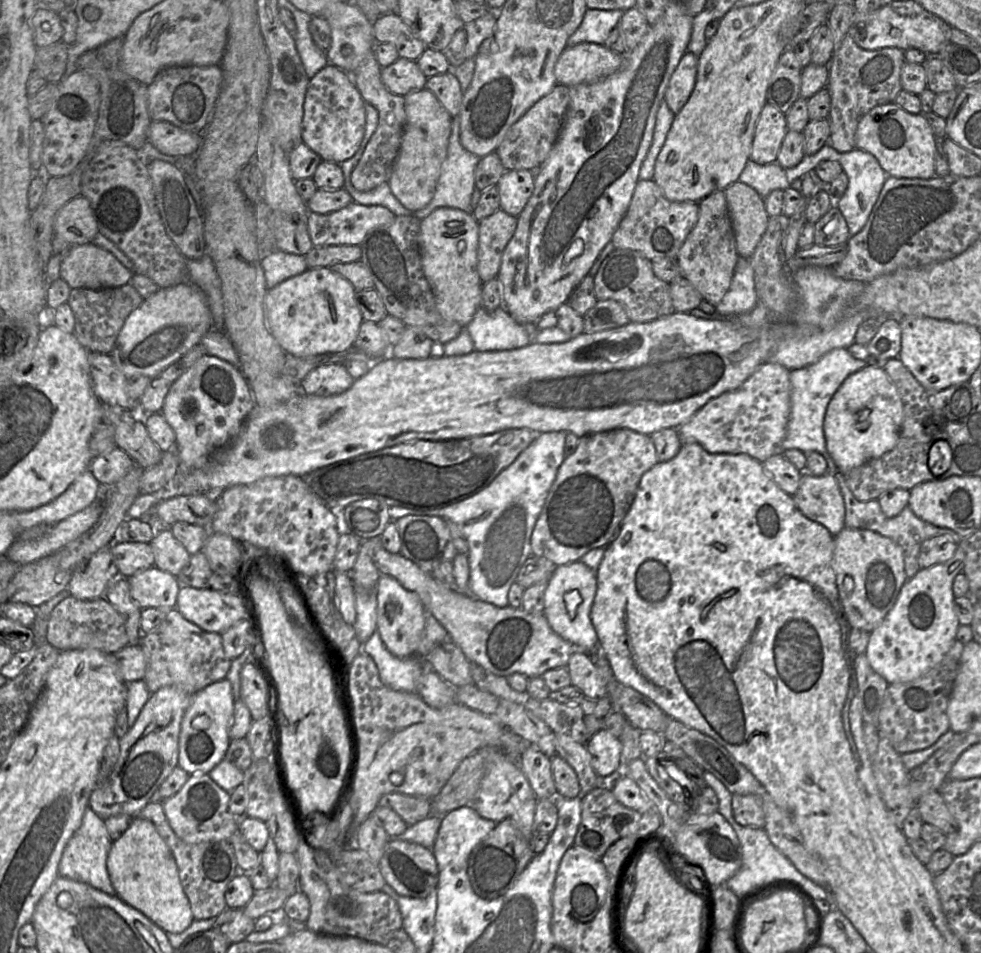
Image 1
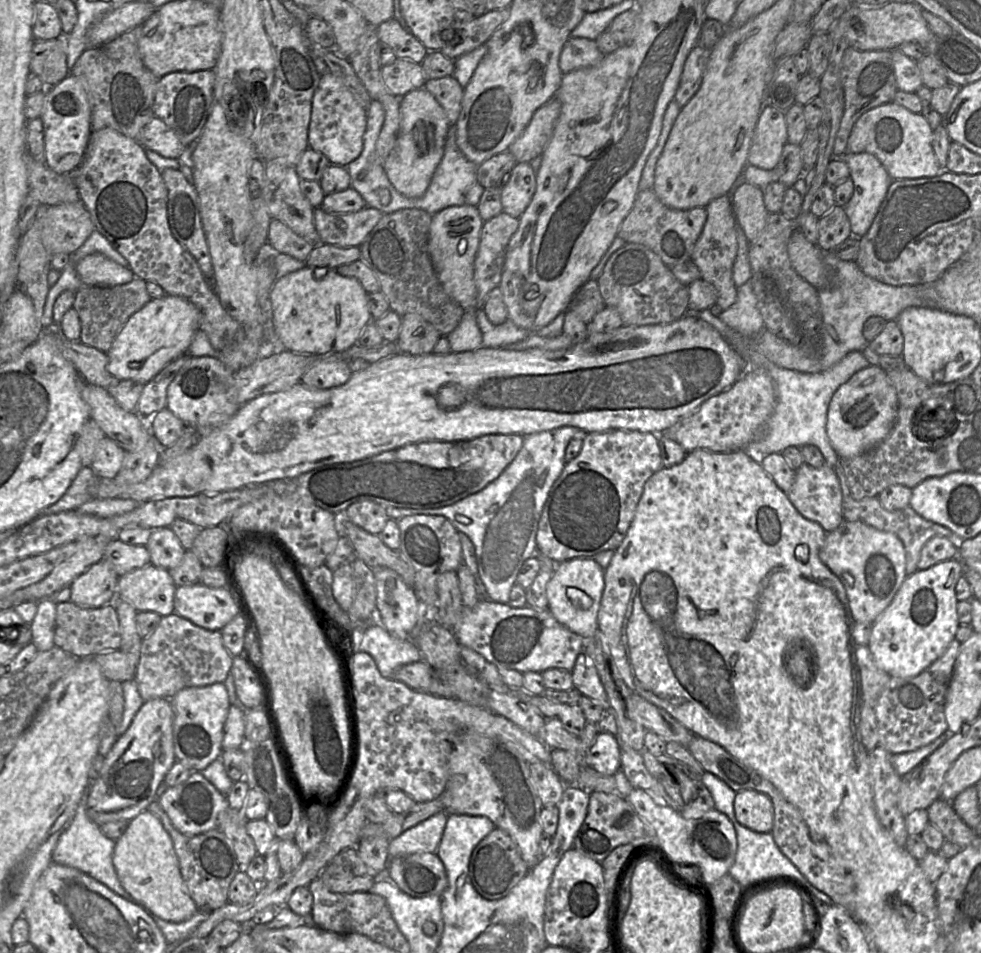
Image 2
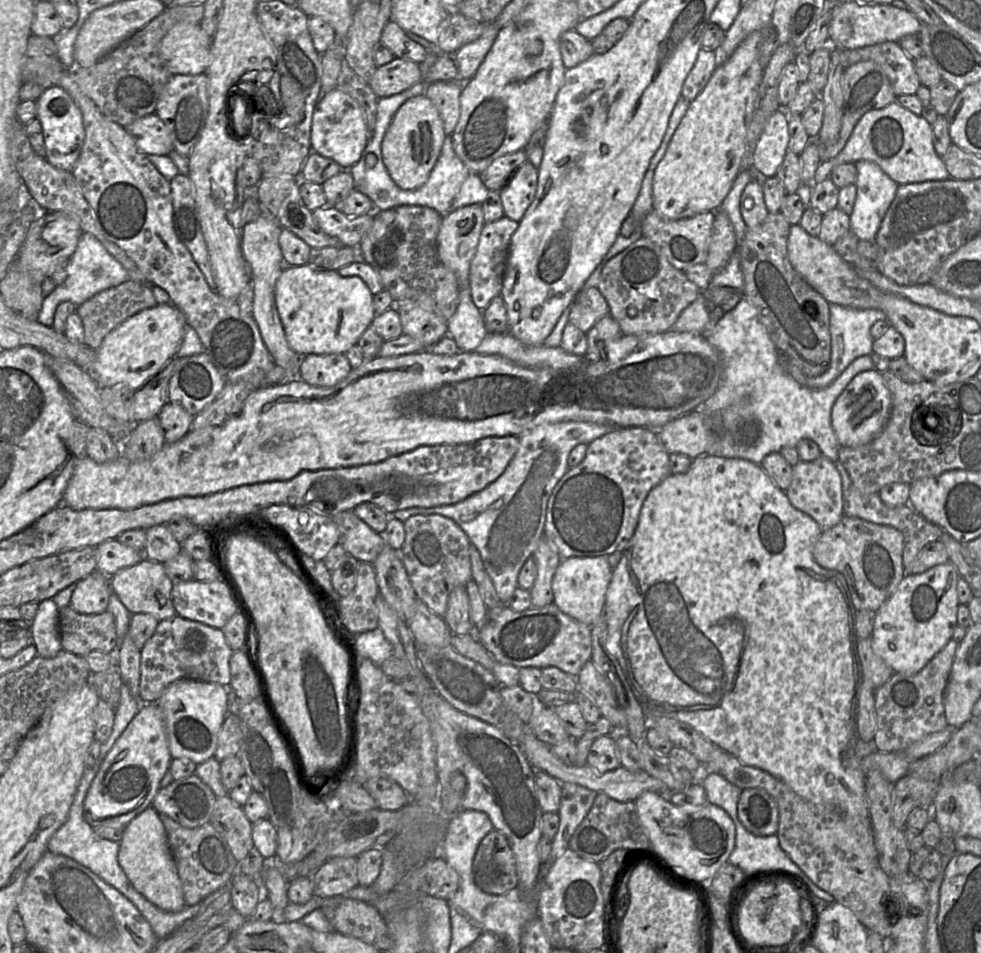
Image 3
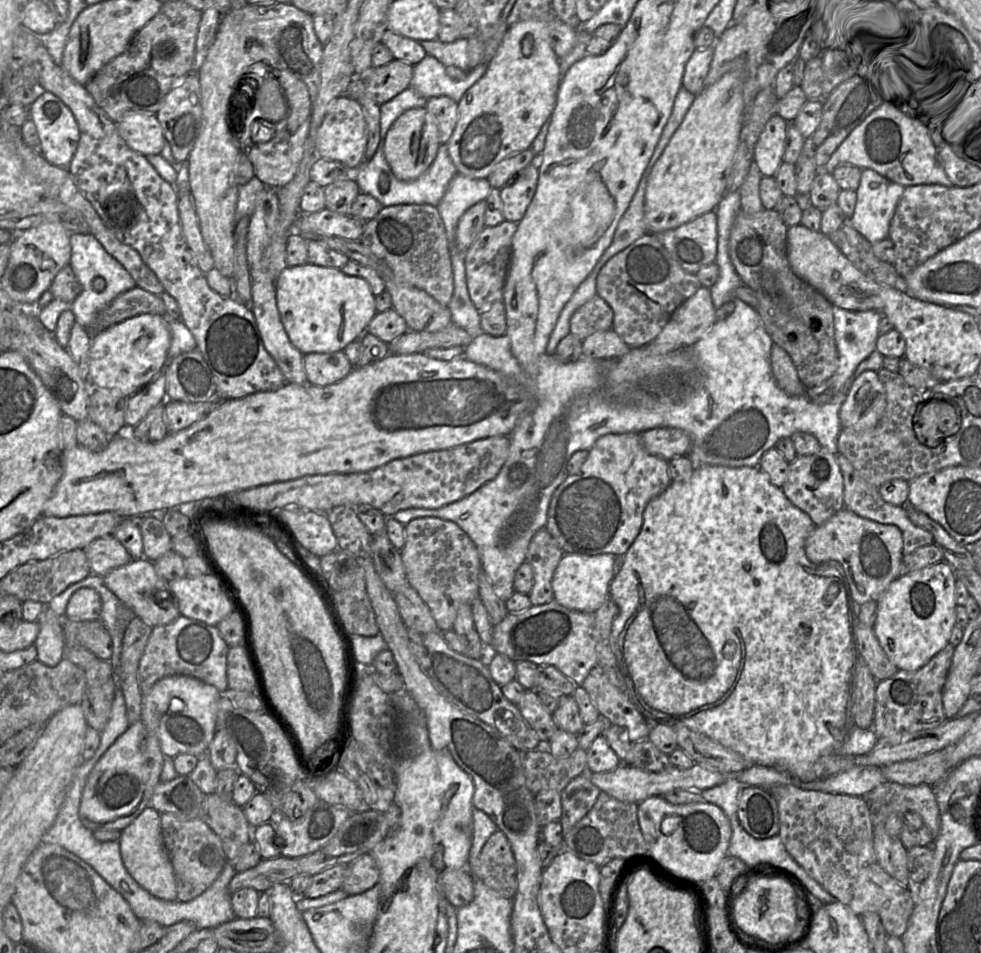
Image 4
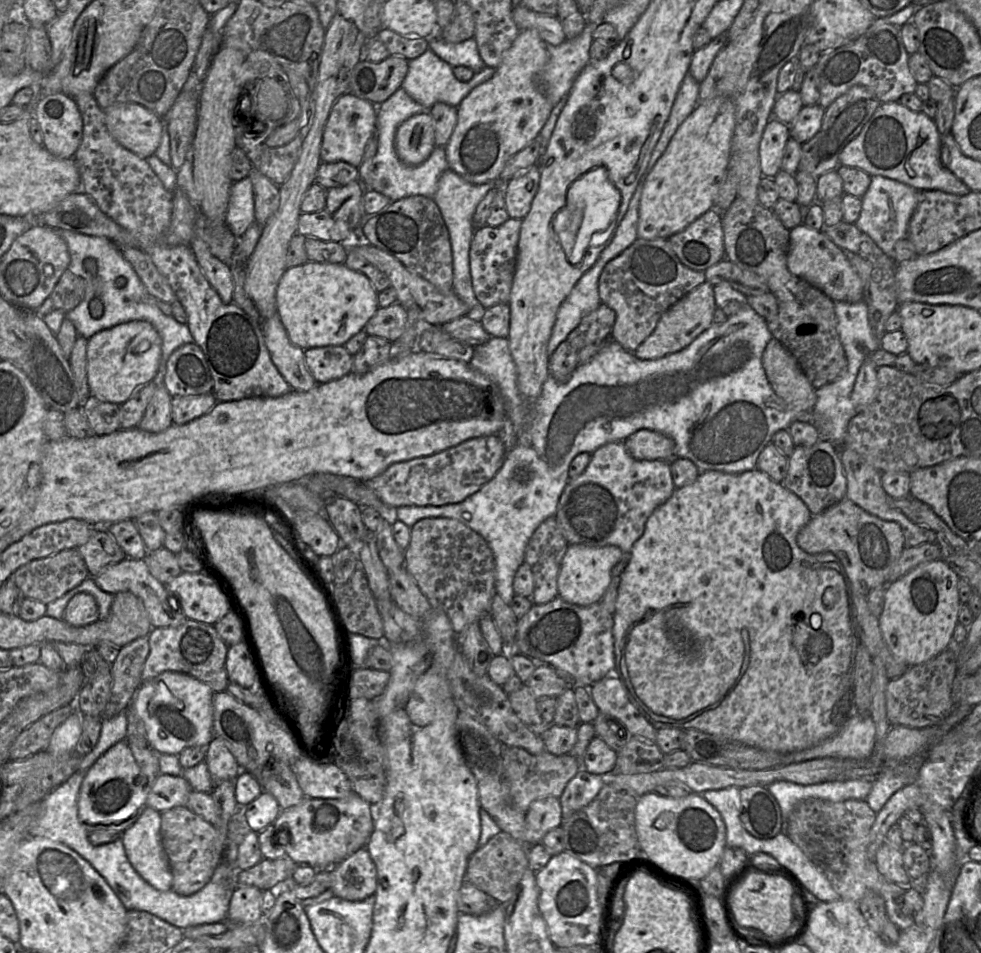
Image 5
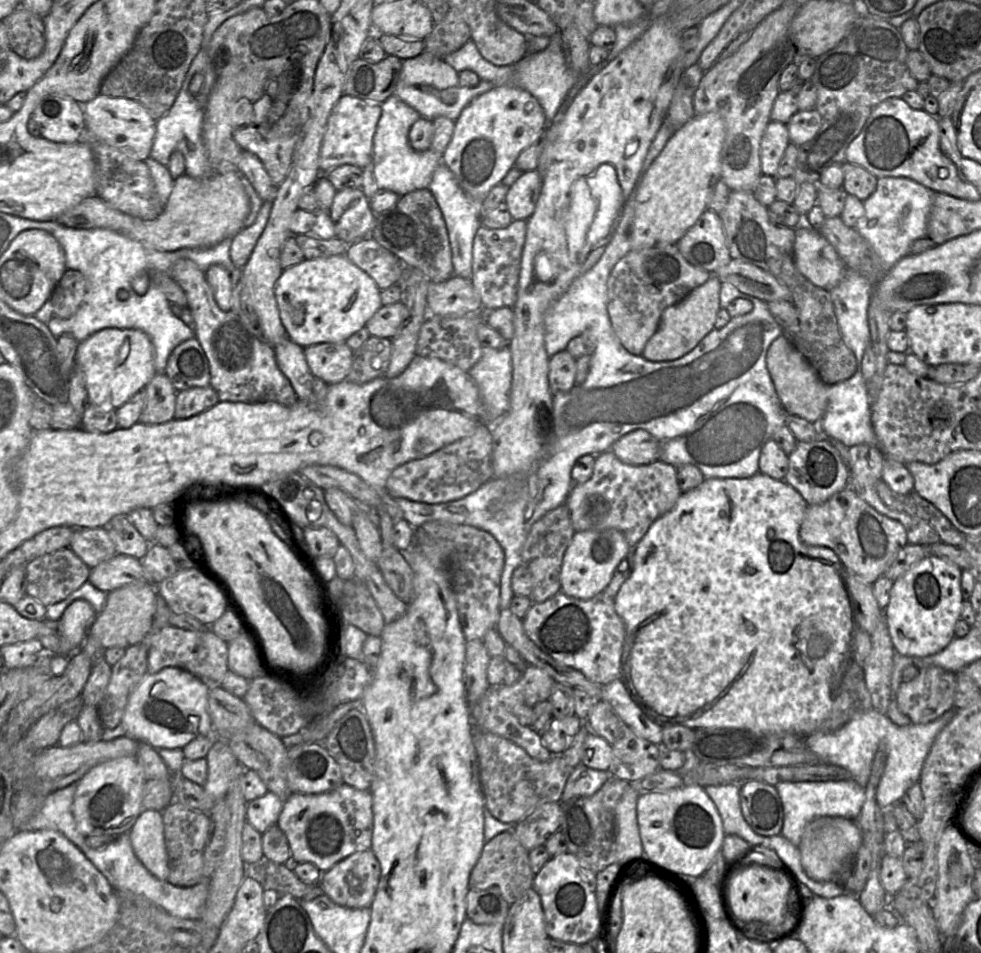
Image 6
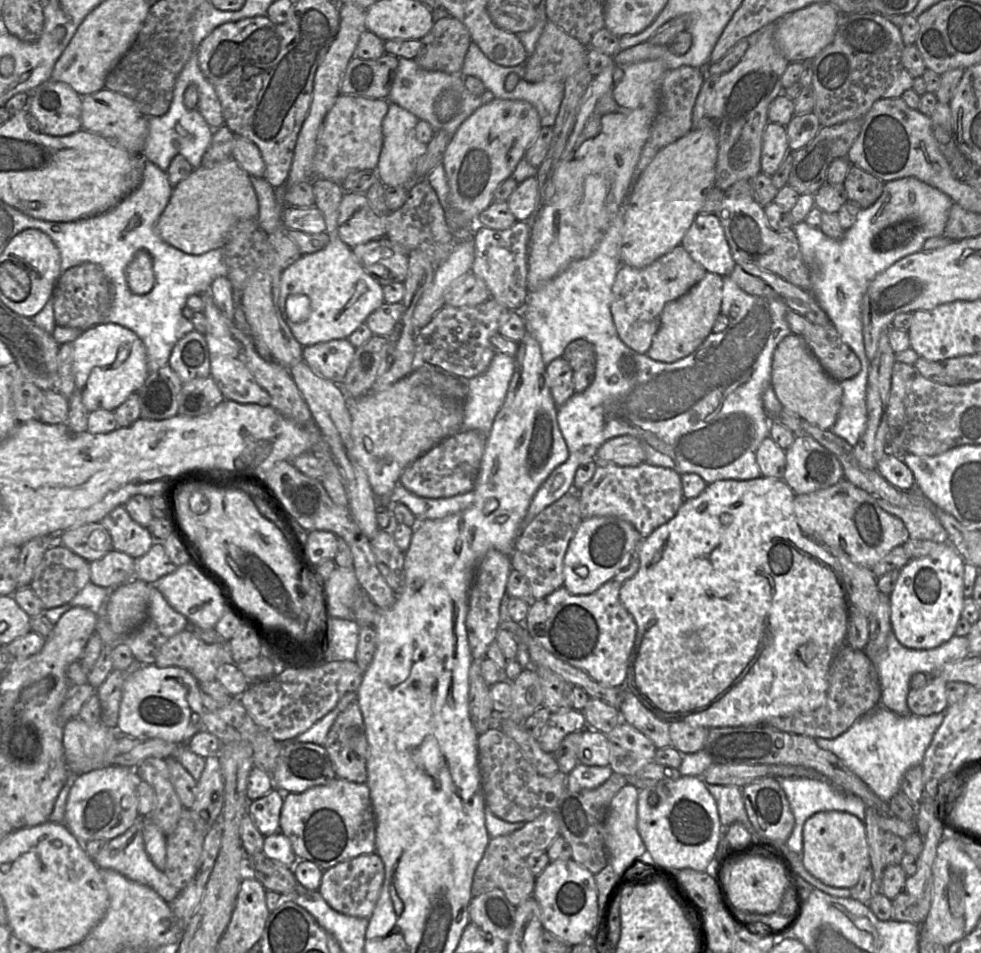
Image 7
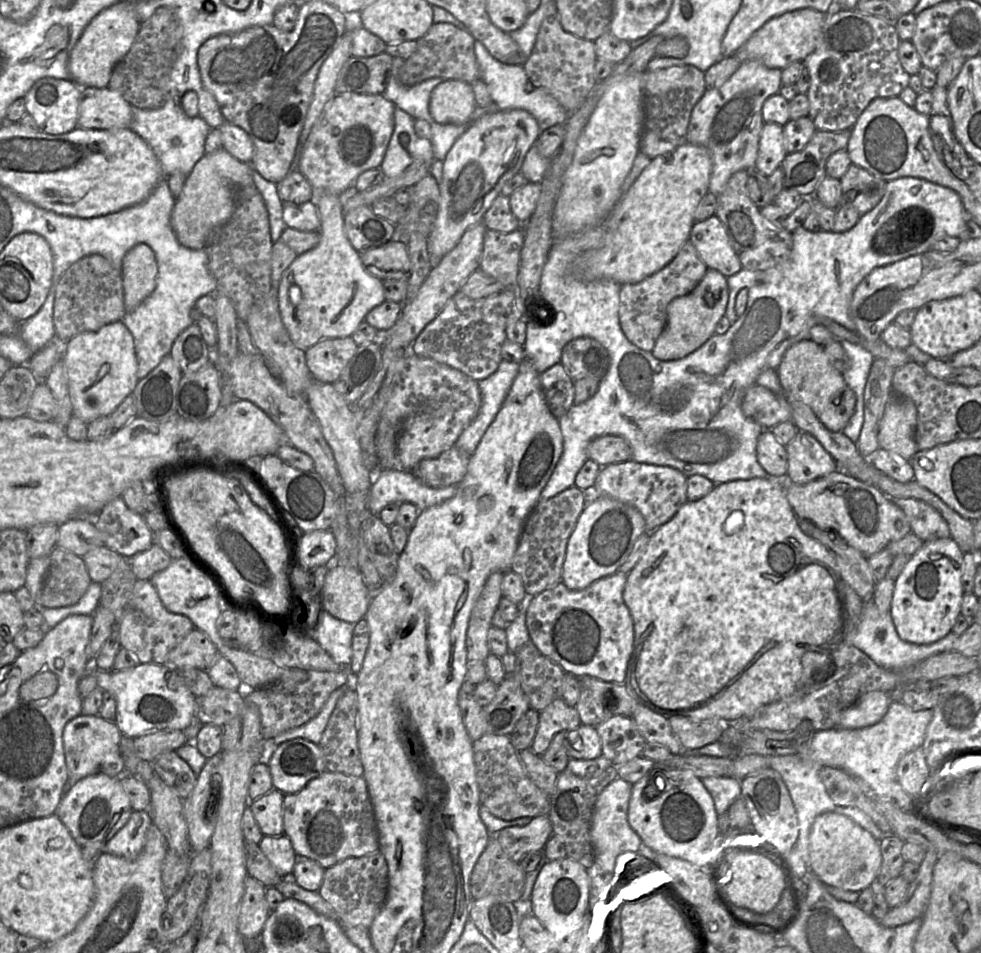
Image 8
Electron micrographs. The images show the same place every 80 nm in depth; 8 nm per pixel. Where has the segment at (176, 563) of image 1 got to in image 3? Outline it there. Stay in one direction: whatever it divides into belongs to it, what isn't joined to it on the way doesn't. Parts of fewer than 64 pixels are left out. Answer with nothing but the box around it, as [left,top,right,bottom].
[145,525,181,564]

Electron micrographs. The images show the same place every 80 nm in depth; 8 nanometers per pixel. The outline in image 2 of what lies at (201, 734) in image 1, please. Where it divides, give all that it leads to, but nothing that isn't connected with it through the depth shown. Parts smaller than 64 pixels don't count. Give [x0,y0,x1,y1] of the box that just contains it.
[170,683,230,772]

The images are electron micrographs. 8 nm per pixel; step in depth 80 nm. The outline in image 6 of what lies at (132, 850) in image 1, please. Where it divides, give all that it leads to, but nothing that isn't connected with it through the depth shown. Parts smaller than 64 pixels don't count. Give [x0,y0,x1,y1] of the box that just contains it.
[129,810,170,881]

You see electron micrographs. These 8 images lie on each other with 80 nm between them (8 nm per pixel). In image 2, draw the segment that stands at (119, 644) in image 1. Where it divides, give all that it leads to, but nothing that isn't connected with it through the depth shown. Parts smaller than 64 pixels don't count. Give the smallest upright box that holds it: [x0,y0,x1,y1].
[54,601,121,658]

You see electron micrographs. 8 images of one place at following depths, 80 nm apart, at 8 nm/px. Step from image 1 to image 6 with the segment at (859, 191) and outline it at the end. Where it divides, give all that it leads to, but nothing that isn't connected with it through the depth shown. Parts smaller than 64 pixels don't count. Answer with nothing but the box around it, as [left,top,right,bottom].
[854,177,933,275]

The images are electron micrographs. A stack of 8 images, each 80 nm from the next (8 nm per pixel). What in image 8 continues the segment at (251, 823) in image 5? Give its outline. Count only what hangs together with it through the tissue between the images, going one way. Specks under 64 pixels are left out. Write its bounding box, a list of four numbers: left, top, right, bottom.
[250,789,284,836]

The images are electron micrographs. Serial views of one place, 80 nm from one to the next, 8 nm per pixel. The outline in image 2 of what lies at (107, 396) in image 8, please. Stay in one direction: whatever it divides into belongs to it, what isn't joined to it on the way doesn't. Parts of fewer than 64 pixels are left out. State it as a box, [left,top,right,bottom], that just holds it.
[108,294,200,384]

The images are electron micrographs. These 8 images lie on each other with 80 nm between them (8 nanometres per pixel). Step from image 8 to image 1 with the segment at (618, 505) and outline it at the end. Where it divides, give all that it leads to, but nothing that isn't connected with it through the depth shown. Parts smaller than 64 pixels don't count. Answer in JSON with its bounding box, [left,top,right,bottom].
[543,560,598,652]

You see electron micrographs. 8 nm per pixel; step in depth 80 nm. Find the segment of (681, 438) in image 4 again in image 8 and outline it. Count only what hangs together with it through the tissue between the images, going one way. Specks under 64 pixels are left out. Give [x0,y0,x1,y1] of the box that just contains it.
[587,435,631,467]

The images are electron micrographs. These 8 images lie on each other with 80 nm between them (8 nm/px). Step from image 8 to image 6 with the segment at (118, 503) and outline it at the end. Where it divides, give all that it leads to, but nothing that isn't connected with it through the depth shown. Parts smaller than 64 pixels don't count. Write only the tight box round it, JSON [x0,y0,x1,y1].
[103,514,150,560]

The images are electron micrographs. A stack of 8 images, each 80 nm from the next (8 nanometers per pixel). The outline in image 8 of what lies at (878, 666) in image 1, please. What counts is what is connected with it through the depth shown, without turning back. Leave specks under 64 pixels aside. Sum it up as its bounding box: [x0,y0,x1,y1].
[890,538,964,645]

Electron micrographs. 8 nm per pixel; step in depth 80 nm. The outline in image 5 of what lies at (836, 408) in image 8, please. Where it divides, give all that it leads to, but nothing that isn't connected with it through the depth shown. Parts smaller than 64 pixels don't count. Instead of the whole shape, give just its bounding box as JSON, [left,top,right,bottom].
[762,340,816,410]

